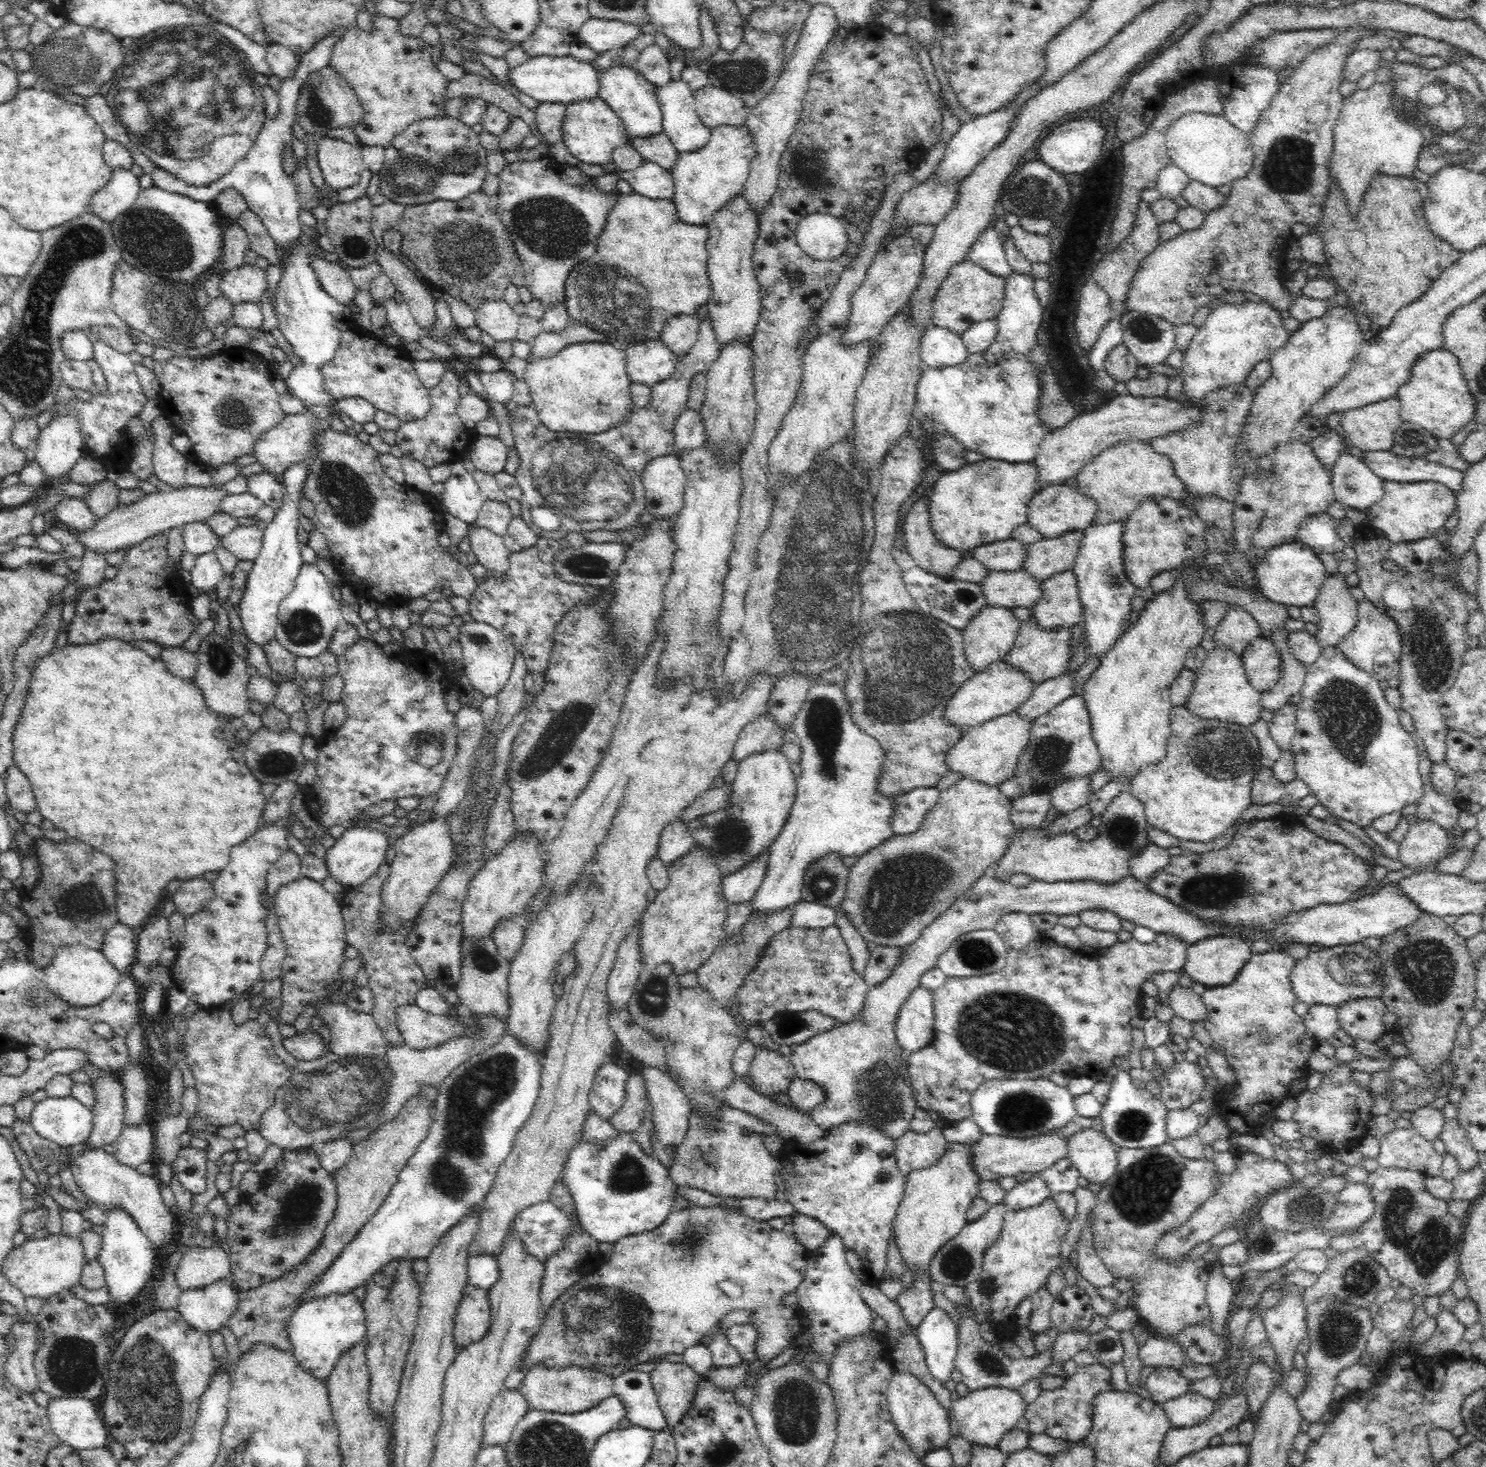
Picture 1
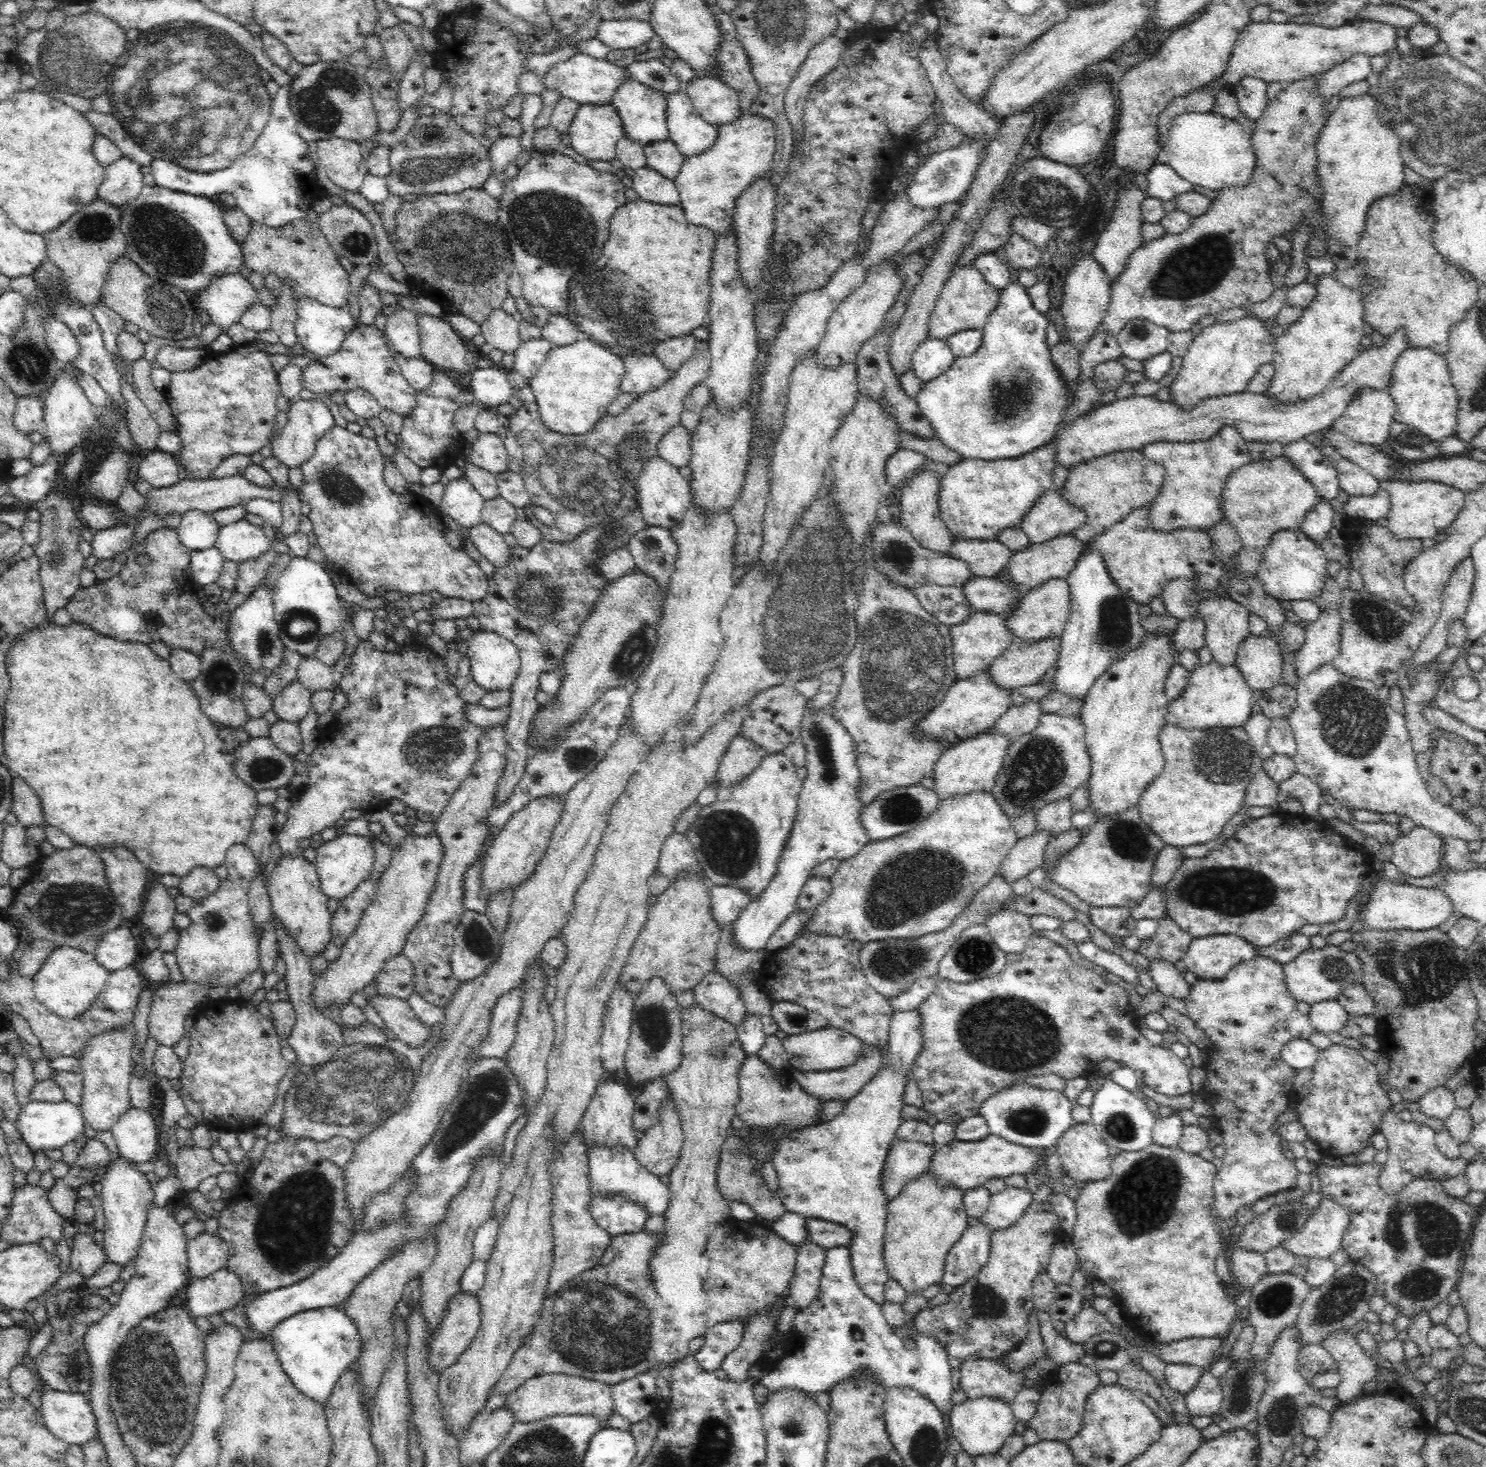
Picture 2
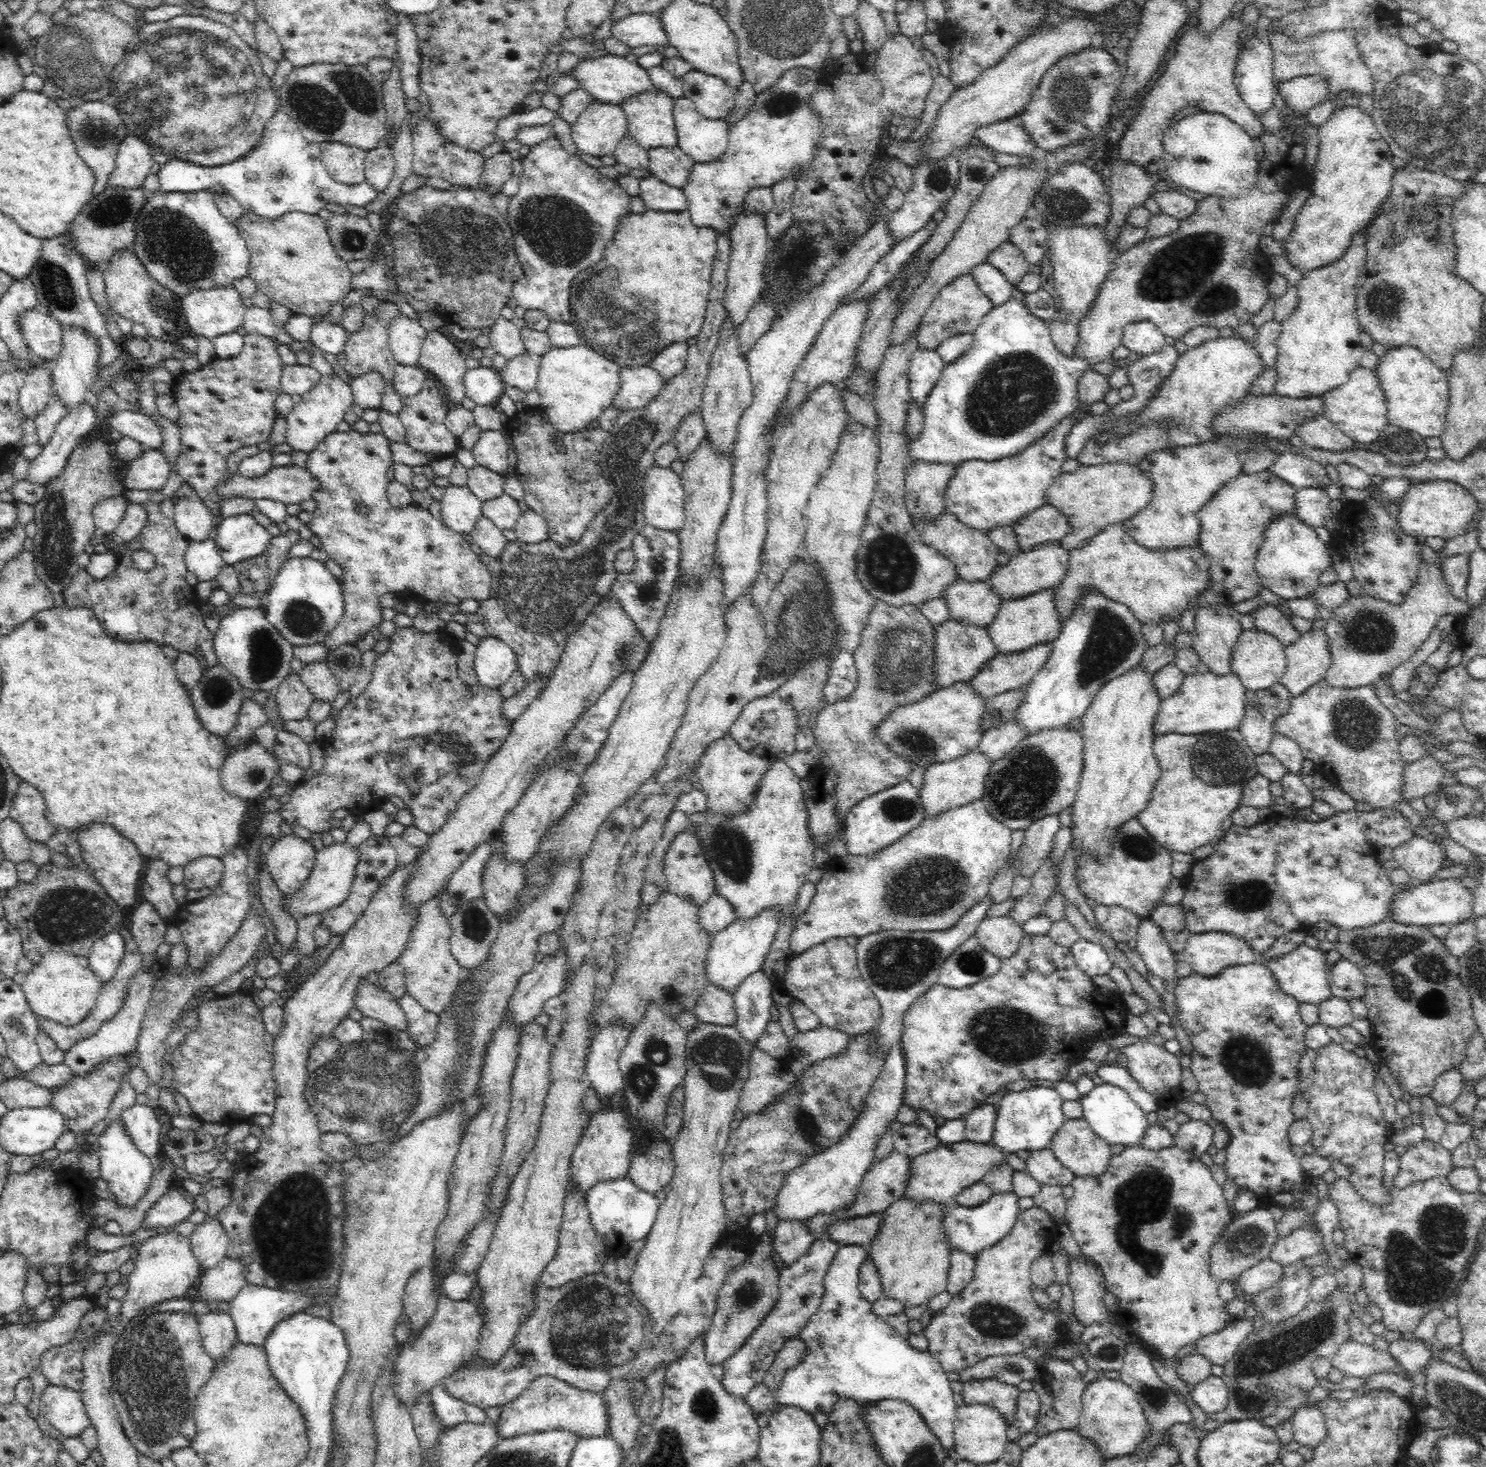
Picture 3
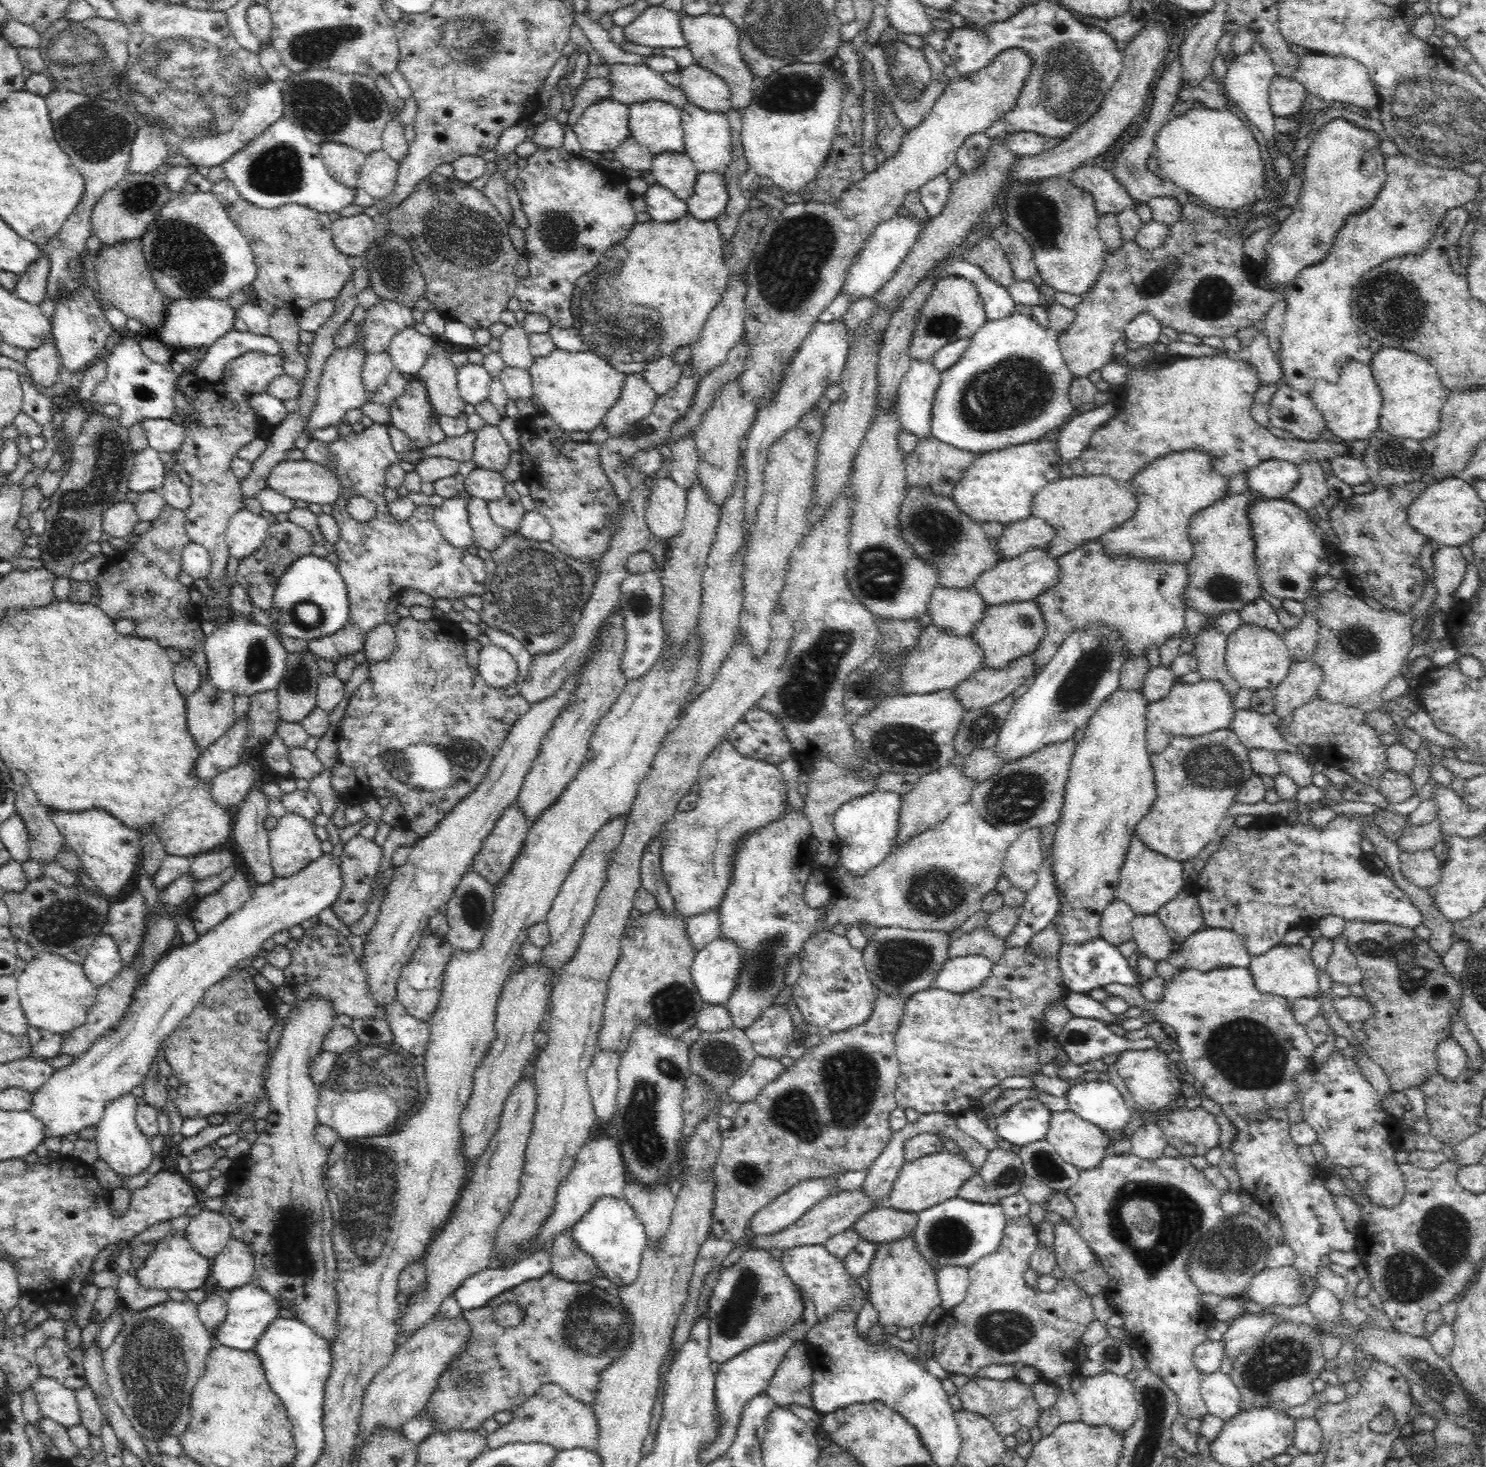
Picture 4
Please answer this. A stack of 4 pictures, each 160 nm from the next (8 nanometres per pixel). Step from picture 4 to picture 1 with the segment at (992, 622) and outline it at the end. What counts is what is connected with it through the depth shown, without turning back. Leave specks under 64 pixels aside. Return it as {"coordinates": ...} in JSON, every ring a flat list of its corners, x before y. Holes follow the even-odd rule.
{"coordinates":[[1071,569,1042,581,1043,596,1028,610,1041,629,1071,629,1082,622,1083,605]]}

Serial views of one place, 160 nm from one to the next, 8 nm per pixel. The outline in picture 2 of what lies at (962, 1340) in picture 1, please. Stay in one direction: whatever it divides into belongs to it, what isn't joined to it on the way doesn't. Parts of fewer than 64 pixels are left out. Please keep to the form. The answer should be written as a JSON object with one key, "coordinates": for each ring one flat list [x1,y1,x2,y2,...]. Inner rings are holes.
{"coordinates":[[1038,1311,1037,1315,1047,1358,1057,1366,1080,1362,1085,1355,1085,1344,1070,1343,1066,1338,1061,1338,1052,1326,1054,1318,1049,1311],[966,1357,960,1367,961,1379,959,1389,964,1391,967,1398,974,1400,976,1397,993,1397,1007,1402,1009,1405,1022,1388,1023,1373,1016,1373,995,1359,984,1360,983,1357]]}

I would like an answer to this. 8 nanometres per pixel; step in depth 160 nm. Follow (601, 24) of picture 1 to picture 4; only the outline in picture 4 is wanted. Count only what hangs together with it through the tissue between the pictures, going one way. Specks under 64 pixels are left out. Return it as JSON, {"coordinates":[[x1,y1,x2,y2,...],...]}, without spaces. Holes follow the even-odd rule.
{"coordinates":[[662,5,650,6,625,26,625,40,652,48,686,48,687,43,680,31,680,17]]}

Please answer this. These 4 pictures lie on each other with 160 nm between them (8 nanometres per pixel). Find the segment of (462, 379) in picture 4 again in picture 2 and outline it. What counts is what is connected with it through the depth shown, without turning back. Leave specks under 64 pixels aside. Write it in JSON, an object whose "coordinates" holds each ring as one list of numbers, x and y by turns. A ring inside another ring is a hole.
{"coordinates":[[474,368,468,380,468,390,474,394,476,402,485,408,495,409,513,395,506,371,500,368]]}

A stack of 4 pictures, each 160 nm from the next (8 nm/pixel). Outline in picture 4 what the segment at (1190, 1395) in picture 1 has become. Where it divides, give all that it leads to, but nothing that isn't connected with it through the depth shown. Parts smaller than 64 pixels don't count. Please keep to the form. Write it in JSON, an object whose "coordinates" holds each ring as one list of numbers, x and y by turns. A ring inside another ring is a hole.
{"coordinates":[[1220,1370,1203,1376,1199,1391,1212,1416,1228,1421,1242,1412,1241,1394,1238,1387,1229,1375]]}

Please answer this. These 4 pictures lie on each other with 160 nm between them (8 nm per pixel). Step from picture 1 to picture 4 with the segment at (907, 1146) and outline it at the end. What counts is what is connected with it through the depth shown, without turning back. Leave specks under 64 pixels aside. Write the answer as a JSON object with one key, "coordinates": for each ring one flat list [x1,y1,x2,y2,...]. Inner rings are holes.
{"coordinates":[[854,1189,852,1192,834,1193,816,1204,810,1211,805,1212,799,1220,796,1220,796,1223,790,1224,784,1231,772,1235,752,1236,748,1241,745,1240,743,1255,754,1249,763,1249,770,1253,773,1249,785,1251,799,1245,823,1245,832,1236,849,1230,865,1213,876,1206,880,1206,880,1202,874,1202,867,1197,866,1190]]}

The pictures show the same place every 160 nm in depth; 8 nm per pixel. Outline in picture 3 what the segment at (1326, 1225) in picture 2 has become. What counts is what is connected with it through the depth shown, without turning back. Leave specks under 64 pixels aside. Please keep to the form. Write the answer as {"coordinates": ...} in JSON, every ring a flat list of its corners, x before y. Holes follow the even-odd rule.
{"coordinates":[[1295,1230,1286,1238,1277,1238,1272,1244,1269,1259,1280,1266,1295,1262,1322,1252,1323,1237,1311,1230]]}

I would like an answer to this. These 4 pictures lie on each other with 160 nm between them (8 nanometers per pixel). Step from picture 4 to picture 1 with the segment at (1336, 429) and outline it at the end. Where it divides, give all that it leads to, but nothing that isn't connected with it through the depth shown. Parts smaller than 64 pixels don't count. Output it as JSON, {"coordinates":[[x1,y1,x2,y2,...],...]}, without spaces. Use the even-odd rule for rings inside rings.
{"coordinates":[[1396,396,1366,404,1340,415,1341,432,1362,451,1386,451,1394,446,1392,434,1403,422]]}

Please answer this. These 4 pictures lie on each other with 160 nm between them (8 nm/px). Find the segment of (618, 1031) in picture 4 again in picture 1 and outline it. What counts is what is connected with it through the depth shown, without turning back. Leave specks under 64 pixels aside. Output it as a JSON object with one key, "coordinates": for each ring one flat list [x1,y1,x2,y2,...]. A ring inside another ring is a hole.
{"coordinates":[[694,846,688,856,669,865,668,872,668,886,657,892,642,914,639,945,642,968,652,969,667,962,679,978,686,973,696,973,721,944,729,904,720,889,724,876,708,852]]}

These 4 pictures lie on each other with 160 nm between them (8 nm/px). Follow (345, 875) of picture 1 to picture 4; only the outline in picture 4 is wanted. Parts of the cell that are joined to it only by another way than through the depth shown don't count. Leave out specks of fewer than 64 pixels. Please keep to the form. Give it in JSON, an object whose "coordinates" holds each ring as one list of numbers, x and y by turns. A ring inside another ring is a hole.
{"coordinates":[[323,854,308,867,283,879,272,878,270,882,259,884,251,890,251,898,226,919,219,922,211,931,198,935,192,944,173,946,154,964,146,980,138,985,128,1003,126,1014,102,1036,89,1044,88,1050,75,1057,70,1064,52,1072,52,1076,34,1093,30,1093,32,1116,43,1121,47,1137,65,1137,67,1134,78,1134,83,1128,95,1126,102,1118,104,1107,118,1096,128,1094,141,1086,150,1072,150,1065,156,1062,156,1054,164,1040,168,1038,181,1022,202,1001,212,985,218,984,239,962,251,960,257,956,262,944,272,938,274,932,288,930,312,916,320,914,326,906,336,902,342,888,343,875,340,872,340,860,331,854]]}

